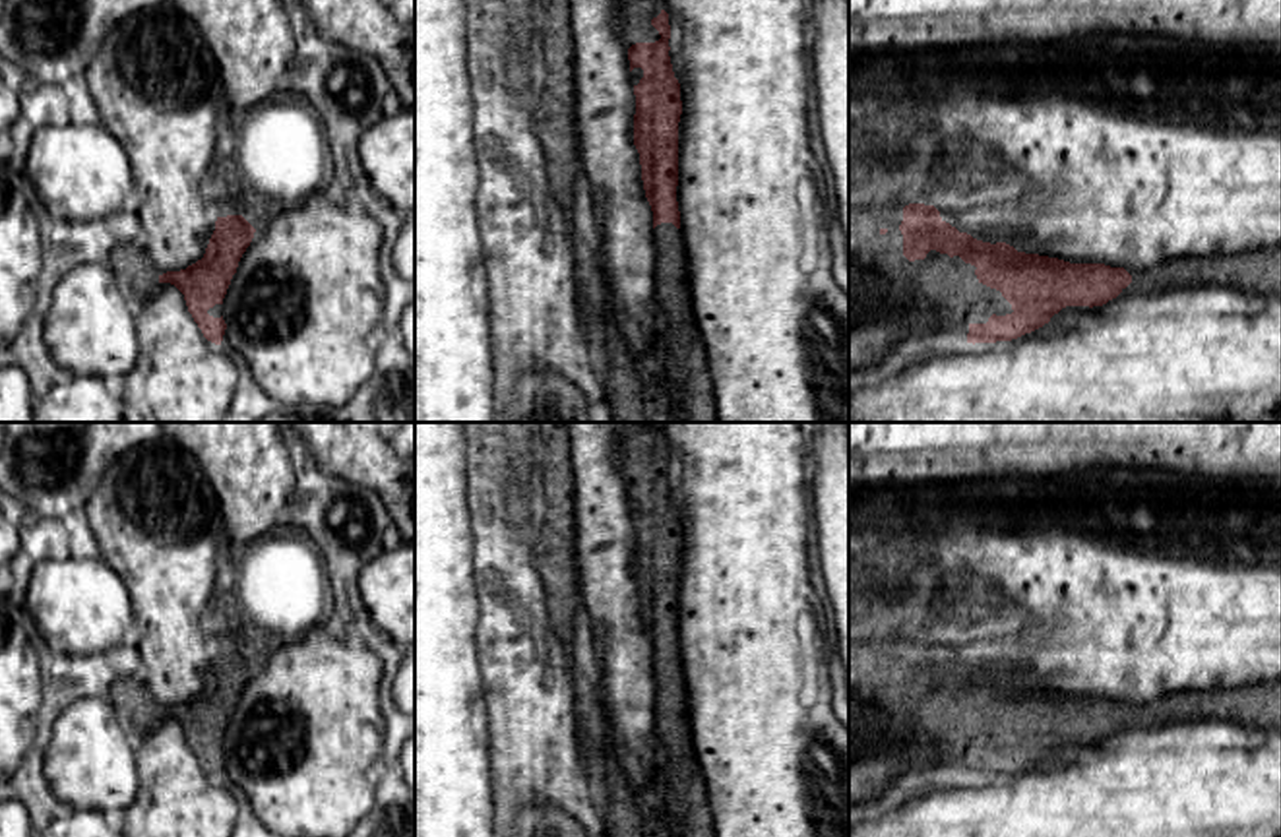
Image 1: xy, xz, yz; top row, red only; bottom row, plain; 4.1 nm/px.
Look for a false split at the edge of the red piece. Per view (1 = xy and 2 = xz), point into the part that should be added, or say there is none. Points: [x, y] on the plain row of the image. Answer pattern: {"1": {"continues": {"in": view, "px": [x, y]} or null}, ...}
{"1": {"continues": {"in": "xy", "px": [218, 744]}}, "2": {"continues": {"in": "xz", "px": [687, 814]}}}

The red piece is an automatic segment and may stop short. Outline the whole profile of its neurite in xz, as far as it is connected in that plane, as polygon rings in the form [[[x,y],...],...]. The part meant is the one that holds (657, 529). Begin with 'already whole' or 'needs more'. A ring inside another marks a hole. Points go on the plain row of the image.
needs more; [[[616,422],[616,432],[636,529],[634,579],[653,645],[657,734],[665,754],[665,822],[674,837],[713,837],[707,787],[692,744],[676,636],[682,535],[669,490],[669,448],[663,444],[661,422]]]

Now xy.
needs more; [[[242,649],[217,651],[203,692],[186,703],[159,709],[159,717],[171,717],[184,728],[194,756],[215,779],[221,779],[227,763],[223,732],[254,666]]]

